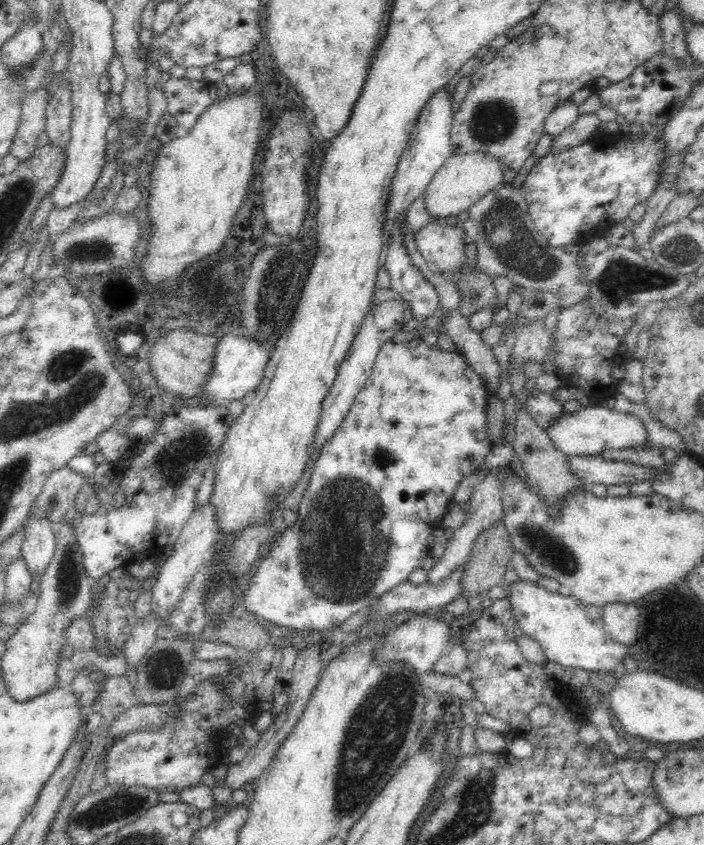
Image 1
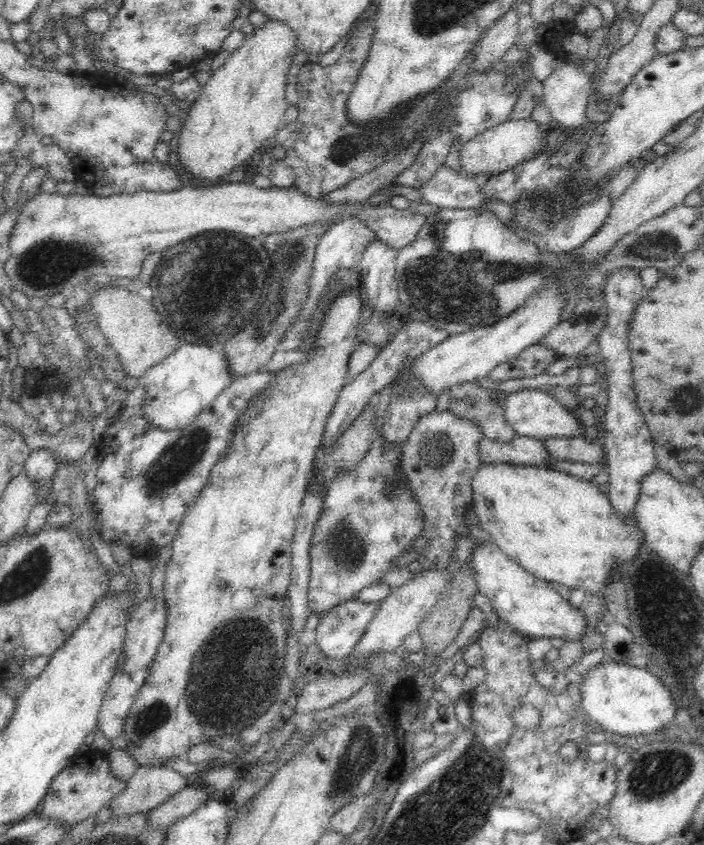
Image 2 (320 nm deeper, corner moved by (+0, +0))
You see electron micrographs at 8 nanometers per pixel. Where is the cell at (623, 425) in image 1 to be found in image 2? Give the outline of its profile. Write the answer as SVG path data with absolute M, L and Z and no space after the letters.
M525 388L509 392L504 396L504 419L507 420L515 435L544 441L553 437L579 437L578 422L572 417L572 413L566 410L566 406L559 403L545 388Z

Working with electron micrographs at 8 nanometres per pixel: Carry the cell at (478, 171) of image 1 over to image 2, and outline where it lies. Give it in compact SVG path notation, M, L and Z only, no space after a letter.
M520 118L520 120L506 120L502 124L488 128L476 137L471 138L460 145L459 160L461 172L467 172L477 179L485 179L488 174L497 175L505 170L514 168L517 164L530 158L538 152L542 146L546 146L547 127L537 123L532 118Z

